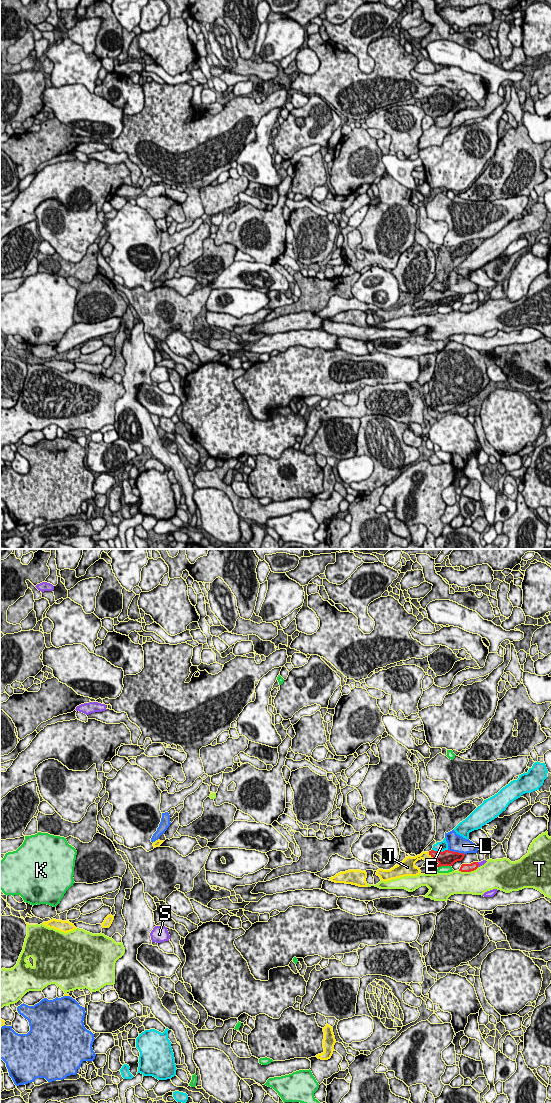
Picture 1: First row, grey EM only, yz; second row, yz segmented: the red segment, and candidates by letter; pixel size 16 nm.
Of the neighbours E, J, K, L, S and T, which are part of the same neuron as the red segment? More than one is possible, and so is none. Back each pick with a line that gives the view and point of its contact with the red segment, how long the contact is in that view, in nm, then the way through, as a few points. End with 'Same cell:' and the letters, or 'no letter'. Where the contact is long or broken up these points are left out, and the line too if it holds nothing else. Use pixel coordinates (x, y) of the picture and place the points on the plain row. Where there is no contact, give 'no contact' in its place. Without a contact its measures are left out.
J: contact yz (432, 296); length 200 nm; way yz (446, 298), (432, 296), (425, 296)
Same cell: J

